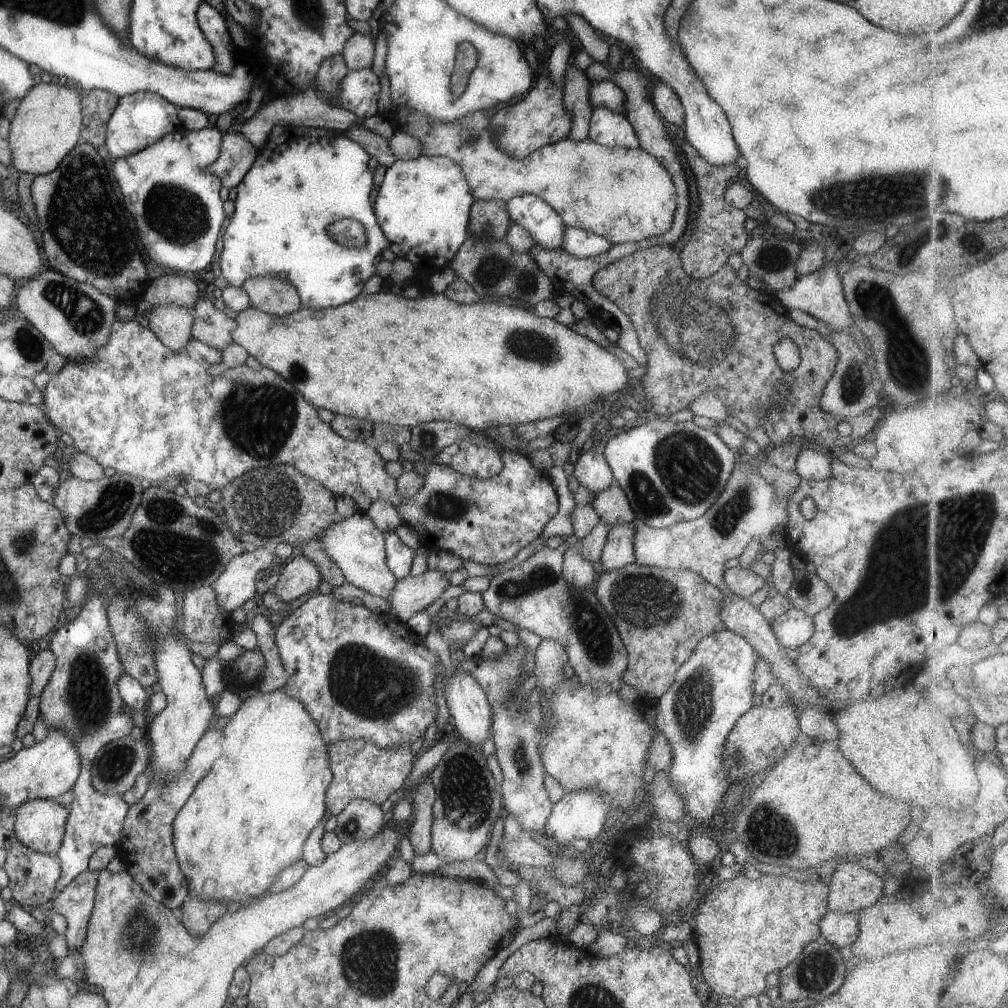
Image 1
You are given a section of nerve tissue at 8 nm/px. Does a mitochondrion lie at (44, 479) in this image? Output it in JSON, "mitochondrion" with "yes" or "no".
{"mitochondrion":"no"}

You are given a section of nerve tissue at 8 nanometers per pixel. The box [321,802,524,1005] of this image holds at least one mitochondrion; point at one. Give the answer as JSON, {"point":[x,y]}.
{"point":[369,959]}

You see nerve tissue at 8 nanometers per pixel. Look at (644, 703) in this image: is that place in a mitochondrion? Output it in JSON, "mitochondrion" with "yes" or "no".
{"mitochondrion":"no"}

